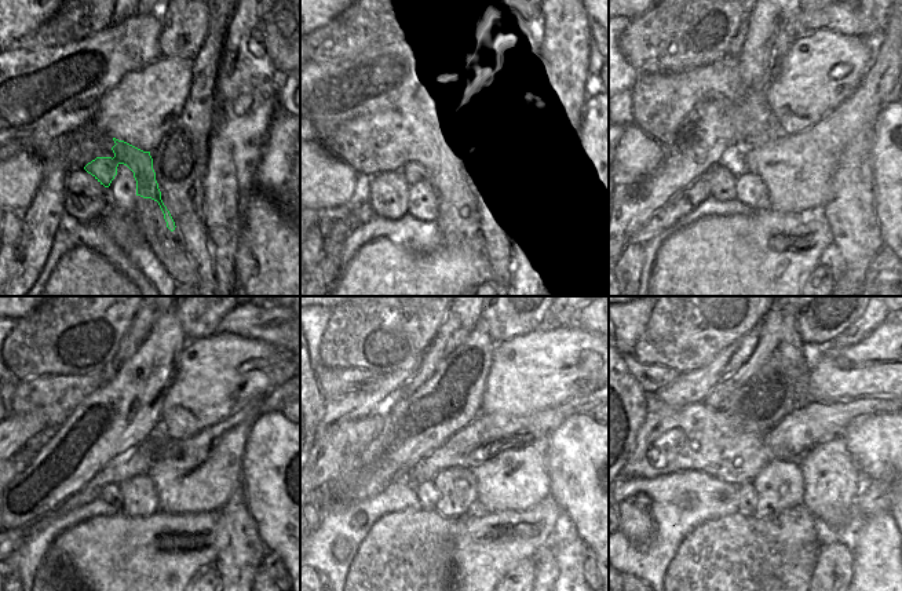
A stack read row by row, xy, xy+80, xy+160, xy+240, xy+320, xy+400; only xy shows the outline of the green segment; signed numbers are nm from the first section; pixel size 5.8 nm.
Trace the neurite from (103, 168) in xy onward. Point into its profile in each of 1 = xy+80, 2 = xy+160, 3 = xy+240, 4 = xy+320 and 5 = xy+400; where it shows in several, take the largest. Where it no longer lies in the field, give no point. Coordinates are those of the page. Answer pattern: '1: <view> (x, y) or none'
1: xy+80 (448, 164)
2: xy+160 (798, 170)
3: xy+240 (201, 480)
4: xy+320 (515, 480)
5: xy+400 (831, 480)

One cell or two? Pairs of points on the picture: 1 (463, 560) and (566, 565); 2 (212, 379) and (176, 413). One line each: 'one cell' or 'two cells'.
1: two cells
2: one cell

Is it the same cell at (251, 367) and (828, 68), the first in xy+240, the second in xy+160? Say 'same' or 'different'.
same

